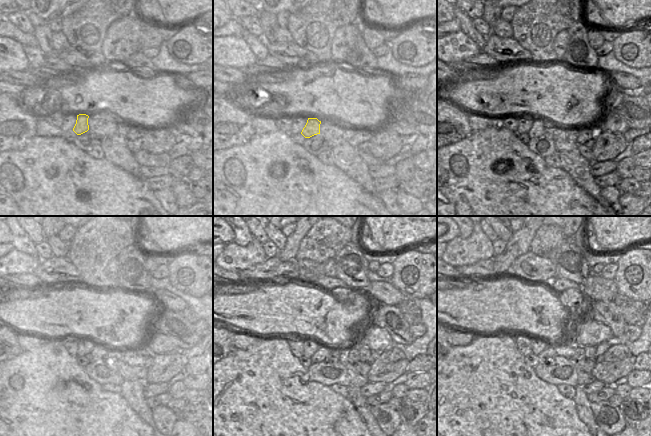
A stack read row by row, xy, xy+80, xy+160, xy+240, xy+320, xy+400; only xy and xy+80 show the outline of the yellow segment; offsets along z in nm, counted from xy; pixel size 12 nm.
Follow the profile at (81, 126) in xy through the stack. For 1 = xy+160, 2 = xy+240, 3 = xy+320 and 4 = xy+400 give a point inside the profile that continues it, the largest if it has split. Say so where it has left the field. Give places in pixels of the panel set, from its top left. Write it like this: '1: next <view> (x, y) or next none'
1: next xy+160 (538, 127)
2: next xy+240 (99, 351)
3: next xy+320 (324, 352)
4: next xy+400 (549, 353)

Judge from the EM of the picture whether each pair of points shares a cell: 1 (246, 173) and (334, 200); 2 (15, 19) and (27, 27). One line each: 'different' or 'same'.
1: same
2: same

